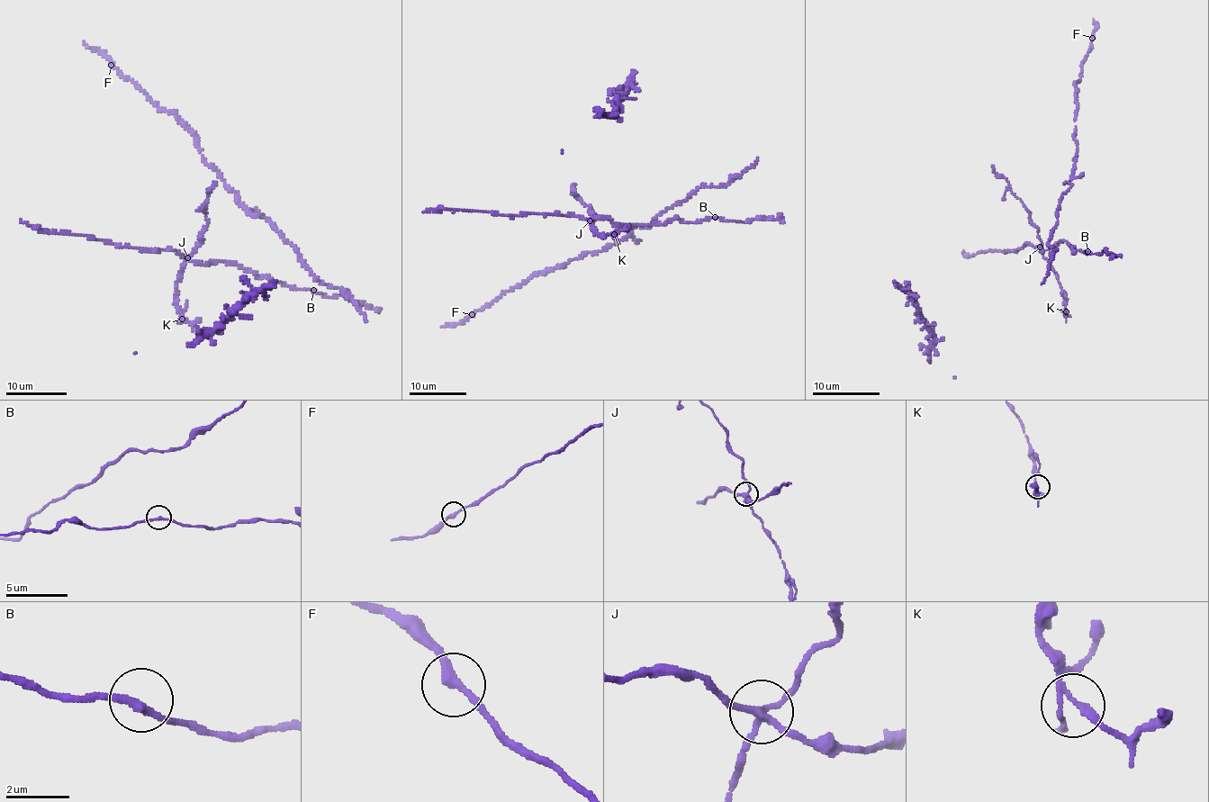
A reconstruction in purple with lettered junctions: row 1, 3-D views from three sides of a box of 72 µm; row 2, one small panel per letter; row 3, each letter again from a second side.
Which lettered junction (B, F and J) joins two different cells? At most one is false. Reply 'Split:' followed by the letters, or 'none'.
Split: J

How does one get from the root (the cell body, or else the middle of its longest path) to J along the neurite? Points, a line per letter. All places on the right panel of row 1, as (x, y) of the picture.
J: (1087, 253), (1074, 251), (1075, 247), (1073, 248), (1063, 240), (1042, 252), (1039, 247)

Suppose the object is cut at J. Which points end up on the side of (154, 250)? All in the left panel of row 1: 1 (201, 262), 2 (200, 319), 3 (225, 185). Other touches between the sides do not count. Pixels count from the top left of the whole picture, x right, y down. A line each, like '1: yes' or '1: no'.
1: yes
2: no
3: yes

